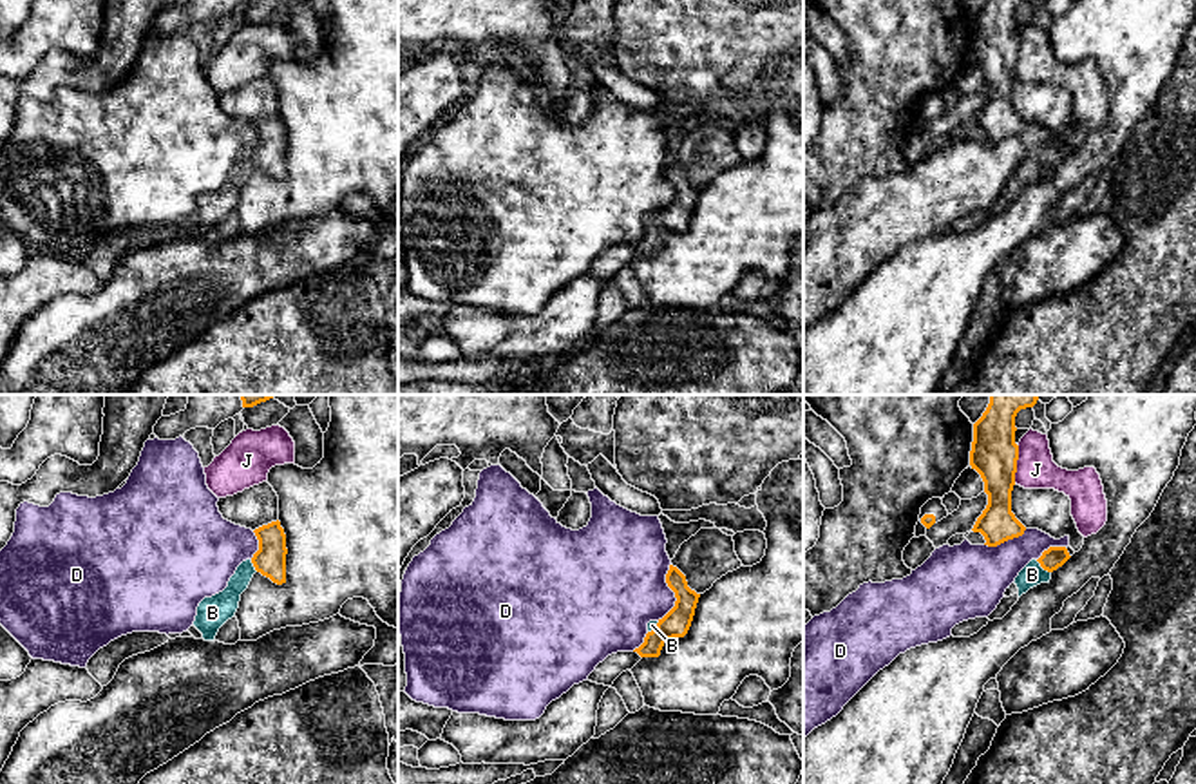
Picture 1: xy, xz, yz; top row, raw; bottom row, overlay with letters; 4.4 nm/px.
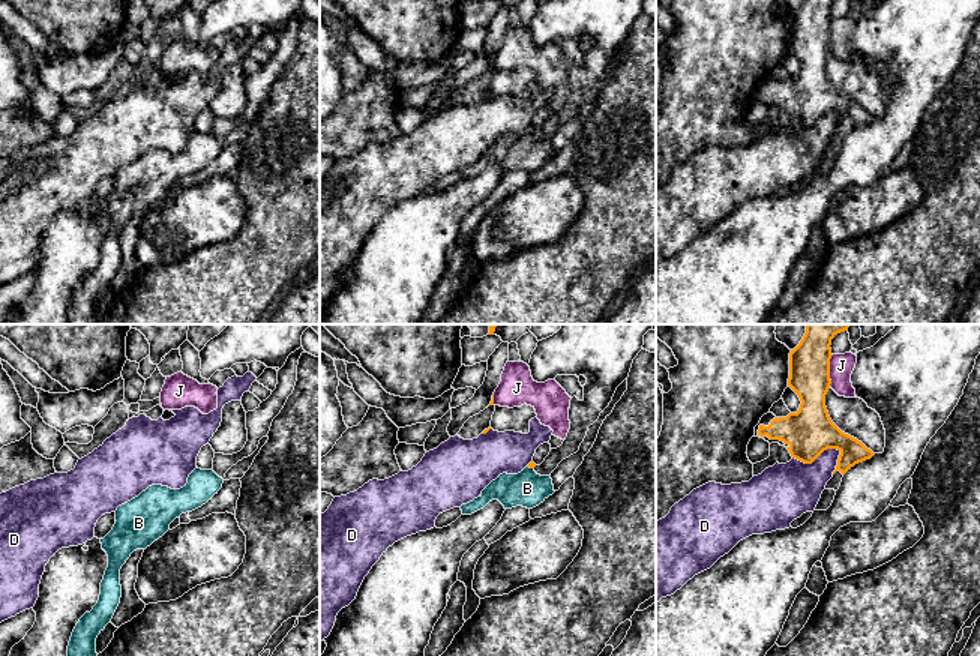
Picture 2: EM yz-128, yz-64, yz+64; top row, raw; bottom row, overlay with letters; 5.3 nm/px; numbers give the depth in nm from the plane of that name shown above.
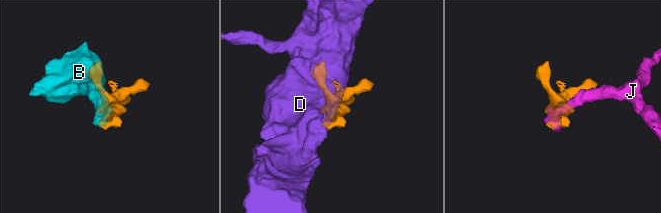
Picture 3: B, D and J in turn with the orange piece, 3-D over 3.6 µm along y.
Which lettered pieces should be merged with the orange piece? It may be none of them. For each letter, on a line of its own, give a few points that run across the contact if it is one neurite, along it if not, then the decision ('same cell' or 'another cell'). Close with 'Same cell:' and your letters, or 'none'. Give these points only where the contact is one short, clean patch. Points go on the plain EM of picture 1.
B: line yz (1055, 151), (1043, 162), (1032, 169); same cell
D: another cell
J: line yz (1019, 40), (1014, 76); another cell
Same cell: B

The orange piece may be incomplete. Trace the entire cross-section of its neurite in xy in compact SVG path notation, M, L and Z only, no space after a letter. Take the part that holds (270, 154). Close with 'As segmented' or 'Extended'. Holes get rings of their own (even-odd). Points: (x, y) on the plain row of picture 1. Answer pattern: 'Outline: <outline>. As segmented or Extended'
Outline: M271 116L253 125L259 134L259 145L252 154L242 156L230 172L228 181L204 192L197 201L194 221L204 235L214 235L219 223L235 210L241 188L248 183L255 167L270 172L273 177L286 177L286 129L280 116Z. Extended

